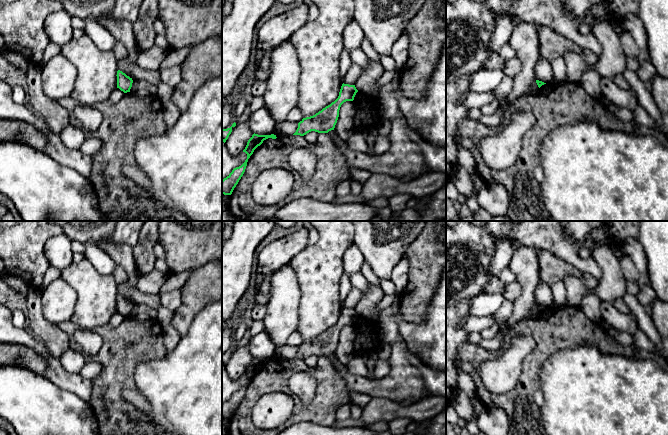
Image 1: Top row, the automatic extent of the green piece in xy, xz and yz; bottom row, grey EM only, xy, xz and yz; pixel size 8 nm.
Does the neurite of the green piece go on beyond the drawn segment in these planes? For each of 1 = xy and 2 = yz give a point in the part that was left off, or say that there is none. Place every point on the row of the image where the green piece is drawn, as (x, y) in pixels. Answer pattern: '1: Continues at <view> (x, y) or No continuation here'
1: No continuation here
2: No continuation here

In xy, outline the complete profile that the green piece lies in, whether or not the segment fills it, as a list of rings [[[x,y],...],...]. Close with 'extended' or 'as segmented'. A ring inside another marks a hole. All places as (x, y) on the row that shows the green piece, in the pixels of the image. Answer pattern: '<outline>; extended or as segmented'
[[[117,71],[117,88],[119,88],[124,93],[130,92],[132,87],[133,80],[129,76],[127,76],[122,71]]]; as segmented

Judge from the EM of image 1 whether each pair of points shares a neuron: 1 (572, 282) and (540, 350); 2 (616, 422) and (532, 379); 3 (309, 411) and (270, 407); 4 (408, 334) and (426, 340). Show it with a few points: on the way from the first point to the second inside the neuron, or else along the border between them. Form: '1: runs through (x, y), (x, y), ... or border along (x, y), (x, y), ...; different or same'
1: border along (569, 305), (578, 306); different
2: border along (546, 361), (539, 373), (539, 387); different
3: border along (294, 408), (288, 420); different
4: runs through (412, 334), (422, 340); same

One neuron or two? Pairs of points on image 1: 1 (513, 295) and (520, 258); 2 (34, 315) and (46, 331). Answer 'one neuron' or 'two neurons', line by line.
1: two neurons
2: one neuron

